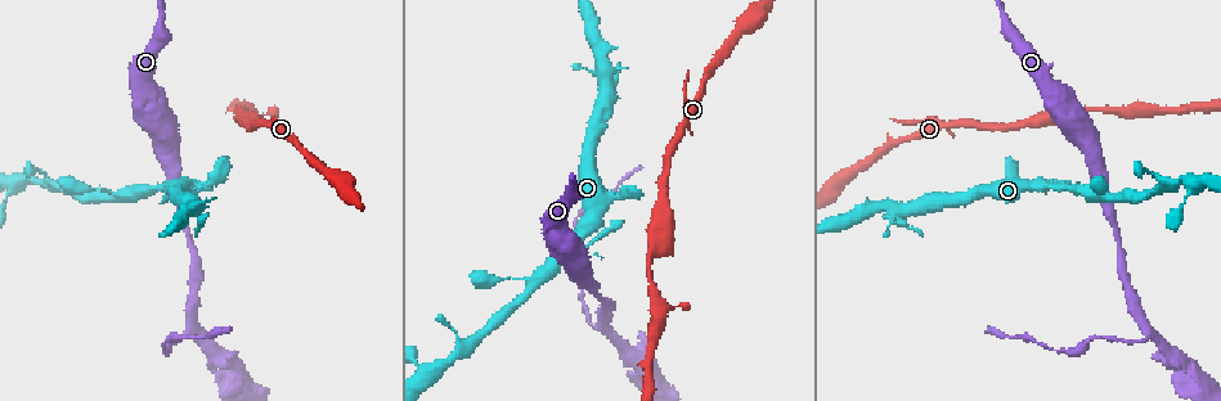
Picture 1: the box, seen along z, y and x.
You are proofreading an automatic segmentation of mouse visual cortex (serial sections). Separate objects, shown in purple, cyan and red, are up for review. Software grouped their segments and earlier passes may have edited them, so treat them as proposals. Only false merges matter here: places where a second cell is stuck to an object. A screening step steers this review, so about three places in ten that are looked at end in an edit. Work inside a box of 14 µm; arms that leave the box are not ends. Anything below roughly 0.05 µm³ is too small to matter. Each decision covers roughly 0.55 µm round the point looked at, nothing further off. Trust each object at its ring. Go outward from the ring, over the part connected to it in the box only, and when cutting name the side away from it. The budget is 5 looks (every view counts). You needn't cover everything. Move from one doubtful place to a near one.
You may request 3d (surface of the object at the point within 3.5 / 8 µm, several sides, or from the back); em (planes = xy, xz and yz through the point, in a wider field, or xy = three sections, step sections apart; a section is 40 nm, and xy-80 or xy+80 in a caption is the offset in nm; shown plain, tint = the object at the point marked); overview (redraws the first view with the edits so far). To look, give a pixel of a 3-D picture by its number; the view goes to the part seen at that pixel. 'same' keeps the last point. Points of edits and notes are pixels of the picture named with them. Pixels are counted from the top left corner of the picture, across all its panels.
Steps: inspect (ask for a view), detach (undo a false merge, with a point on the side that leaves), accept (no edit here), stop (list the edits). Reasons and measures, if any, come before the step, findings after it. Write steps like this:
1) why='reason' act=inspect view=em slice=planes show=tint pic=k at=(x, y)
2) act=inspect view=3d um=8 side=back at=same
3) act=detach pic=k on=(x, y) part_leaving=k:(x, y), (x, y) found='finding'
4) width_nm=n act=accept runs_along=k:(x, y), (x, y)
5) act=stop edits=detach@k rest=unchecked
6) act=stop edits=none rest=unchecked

why='a fork' act=inspect view=3d um=8 pic=1 at=(903, 208)

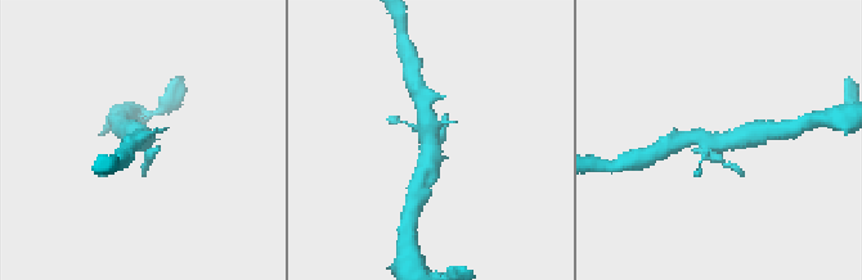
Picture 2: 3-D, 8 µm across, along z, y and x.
act=inspect view=3d um=3.5 side=back pic=2 at=(431, 140)

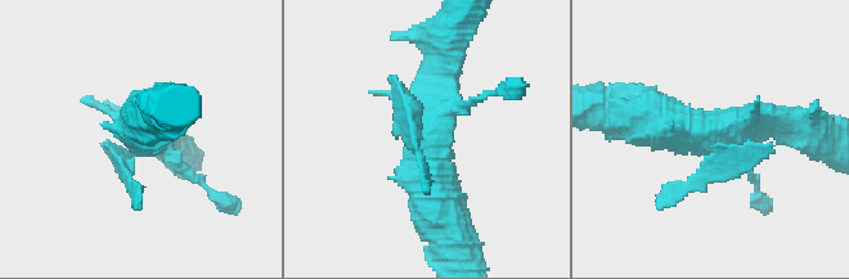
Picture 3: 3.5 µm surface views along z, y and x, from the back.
why='now the EM' act=inspect view=em slice=planes show=tint pic=3 at=(428, 135)

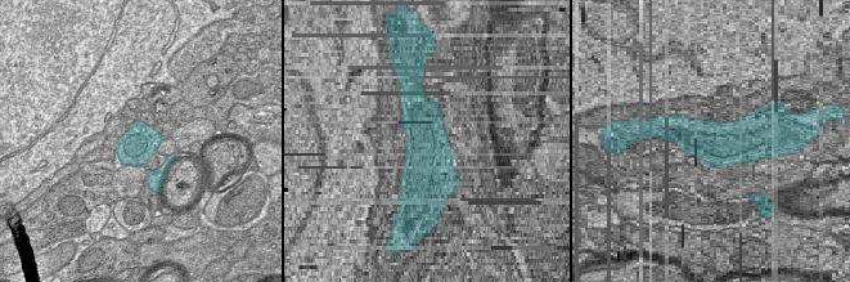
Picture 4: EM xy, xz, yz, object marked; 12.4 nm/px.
width_nm=460 act=accept runs_along=3:(632, 116), (699, 133), (794, 125) found='one cell here'

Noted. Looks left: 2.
why='sudden change in width' act=inspect view=3d um=3.5 pic=1 at=(151, 86)

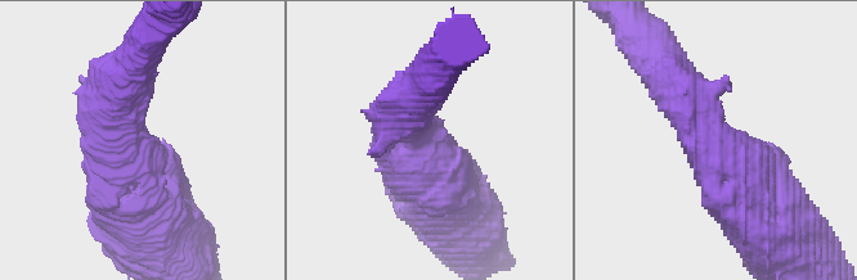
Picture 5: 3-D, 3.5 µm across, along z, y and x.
why='shape alone is not enough' act=inspect view=em slice=xy step=5 show=tint pic=5 at=(136, 144)

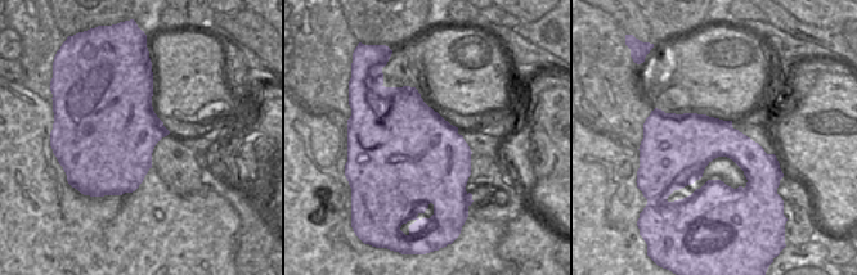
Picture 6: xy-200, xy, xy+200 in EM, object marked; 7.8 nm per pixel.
act=accept runs_along=5:(665, 73), (708, 148), (768, 180) found='continuous, no second cell'

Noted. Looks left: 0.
act=stop edits=none rest=unchecked

